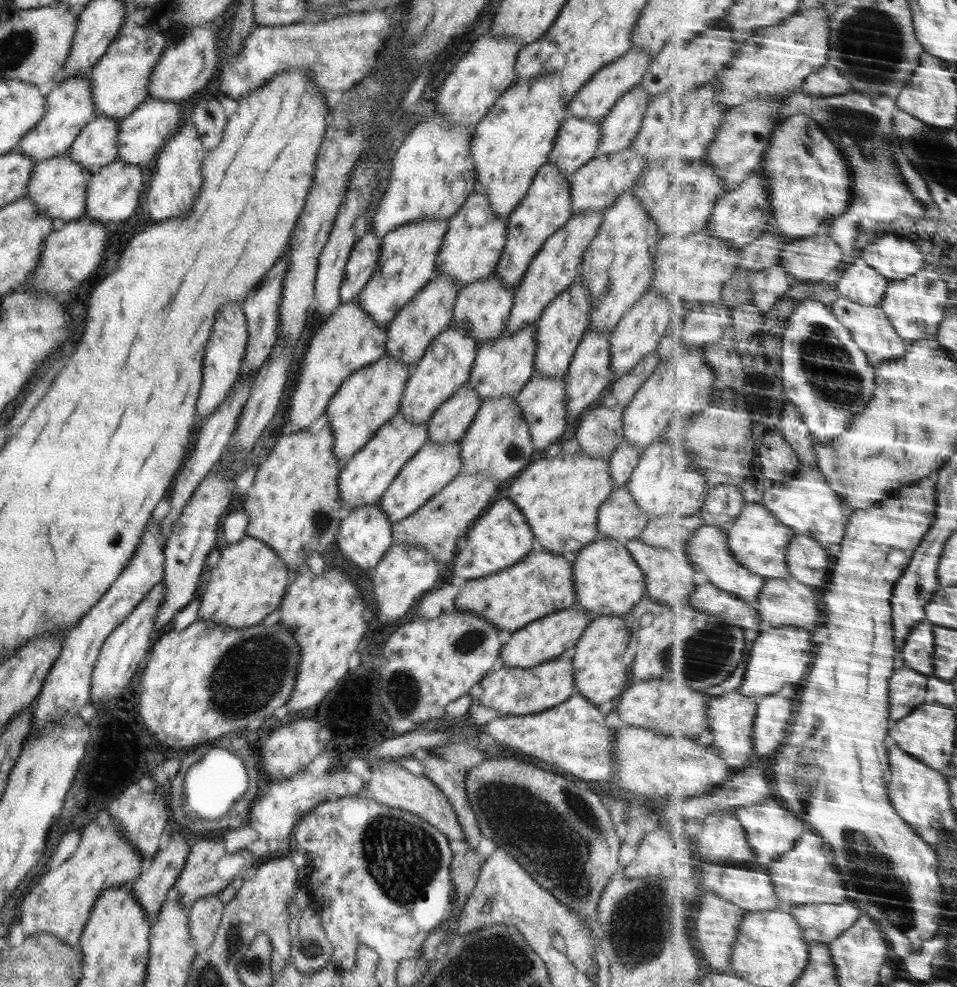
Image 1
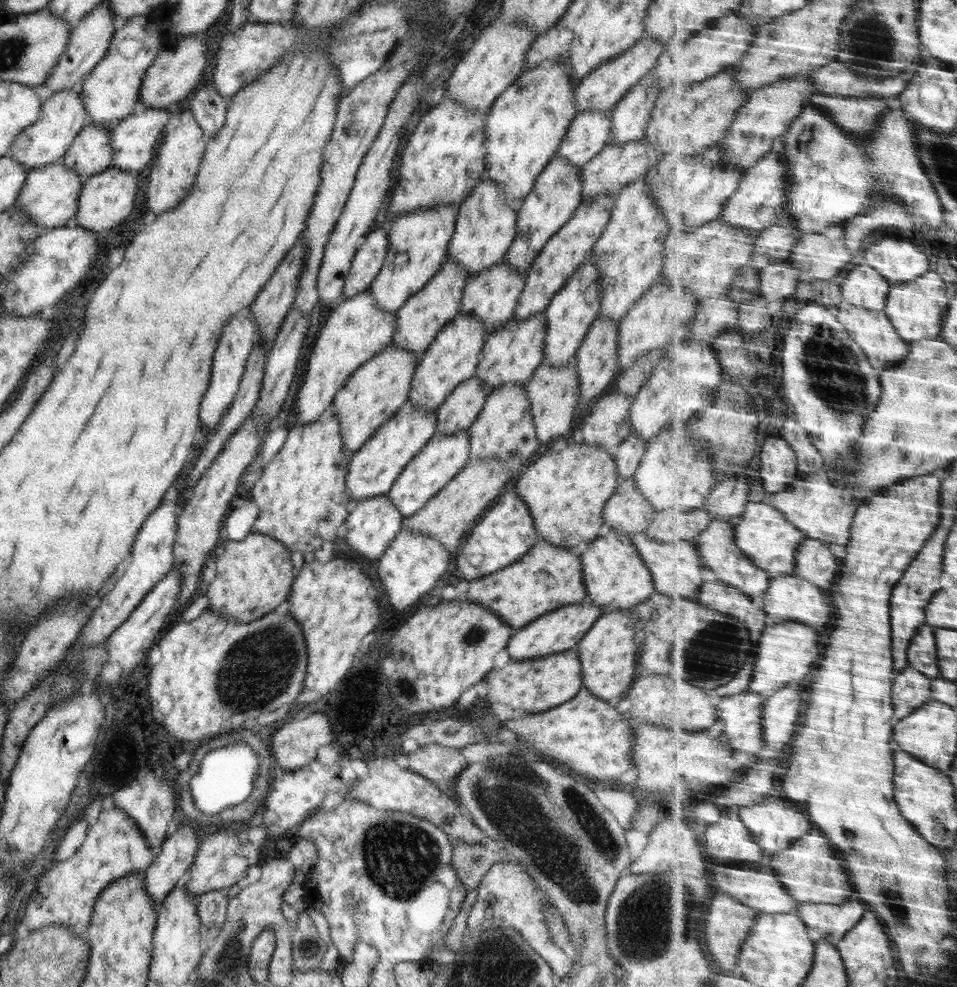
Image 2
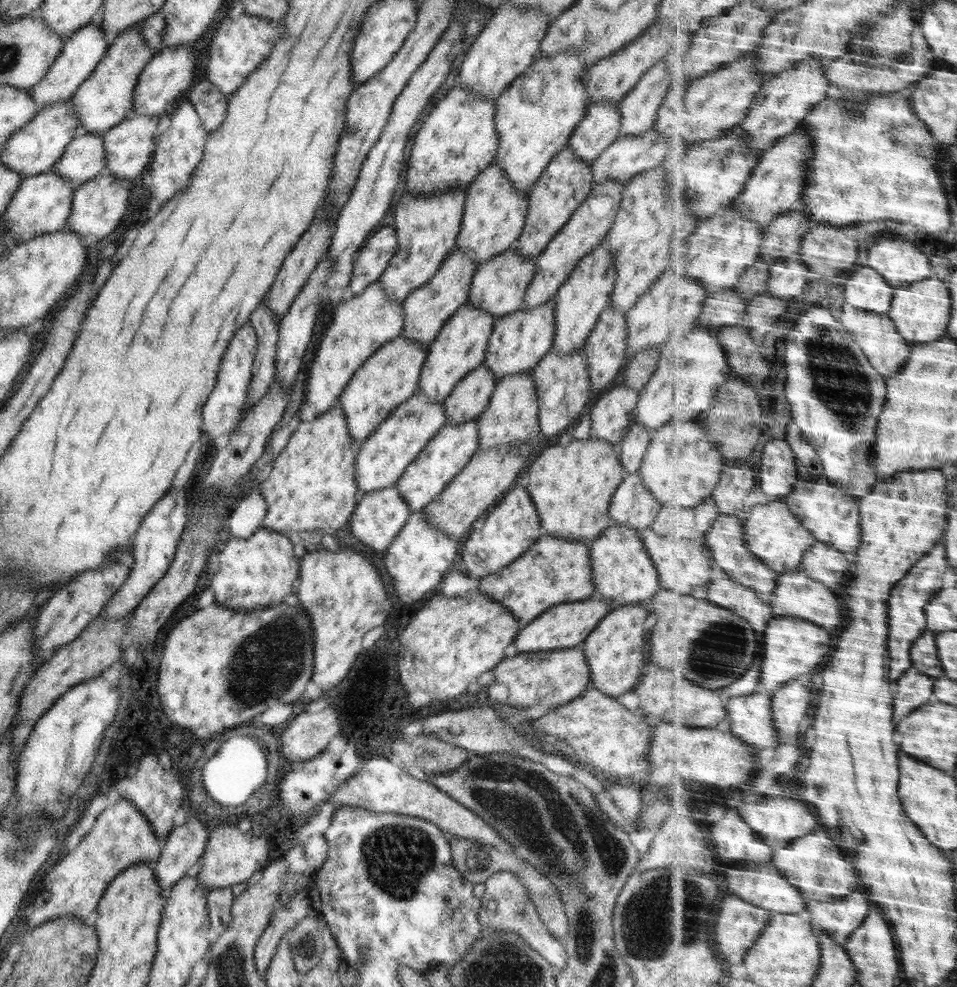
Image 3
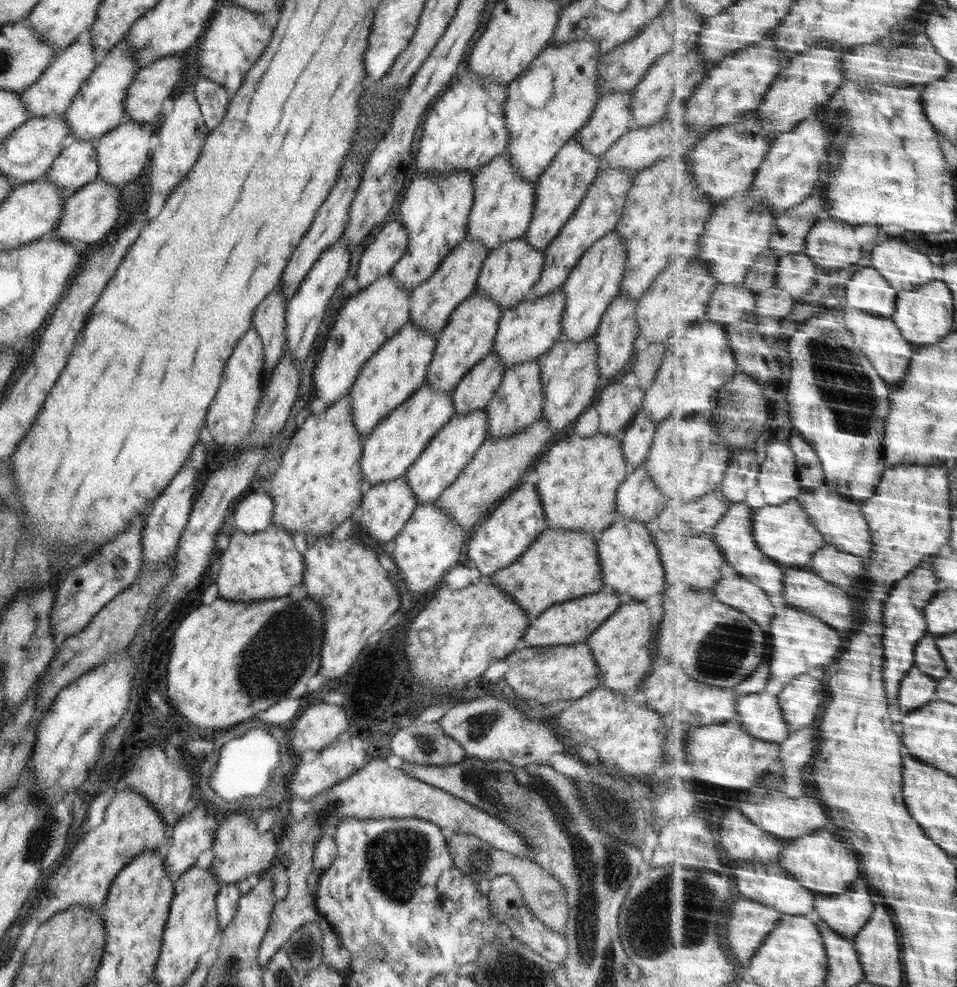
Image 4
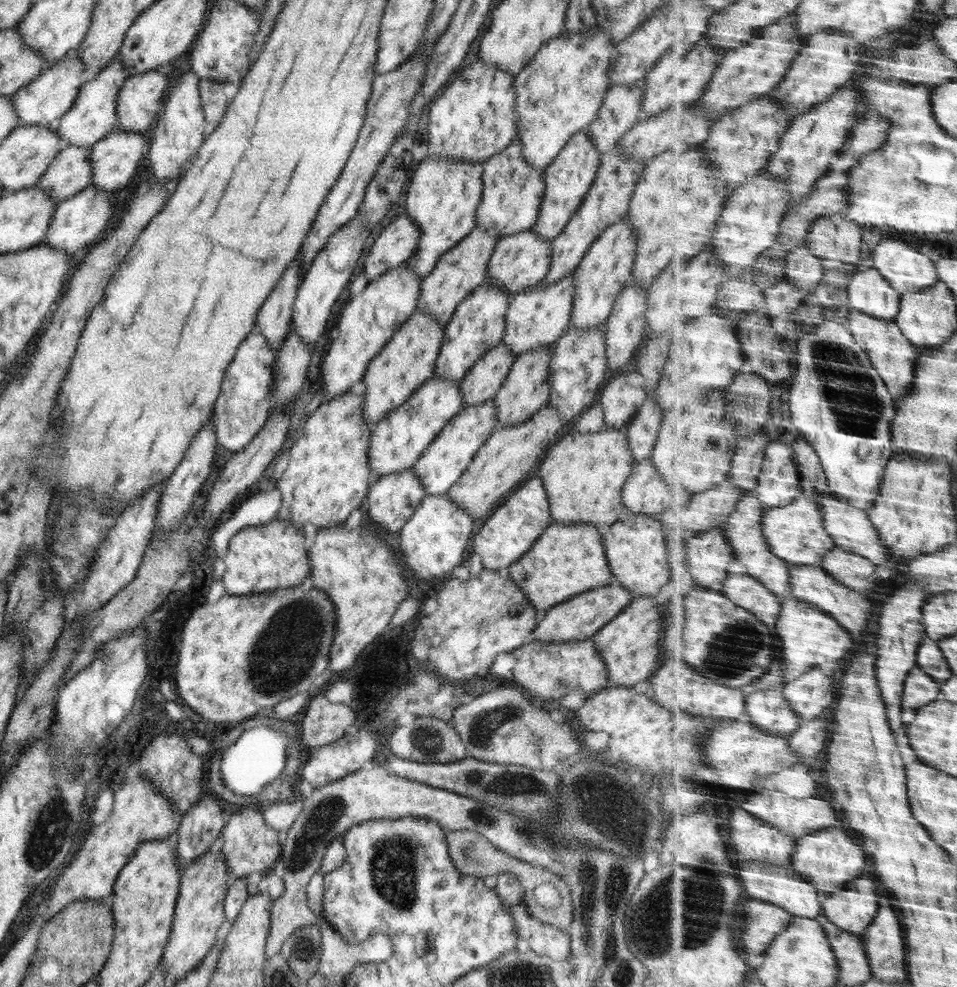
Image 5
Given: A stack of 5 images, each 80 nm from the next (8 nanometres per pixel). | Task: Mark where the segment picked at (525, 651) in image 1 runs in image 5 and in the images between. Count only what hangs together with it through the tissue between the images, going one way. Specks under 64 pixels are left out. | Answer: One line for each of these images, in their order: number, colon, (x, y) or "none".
2: (560, 630)
3: (566, 625)
4: (572, 622)
5: (579, 618)

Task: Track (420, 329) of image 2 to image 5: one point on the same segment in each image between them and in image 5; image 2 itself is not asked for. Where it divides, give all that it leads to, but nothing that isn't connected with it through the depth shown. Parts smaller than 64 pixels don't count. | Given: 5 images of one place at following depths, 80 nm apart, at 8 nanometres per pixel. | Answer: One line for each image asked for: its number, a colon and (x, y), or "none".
3: (427, 308)
4: (432, 302)
5: (460, 270)

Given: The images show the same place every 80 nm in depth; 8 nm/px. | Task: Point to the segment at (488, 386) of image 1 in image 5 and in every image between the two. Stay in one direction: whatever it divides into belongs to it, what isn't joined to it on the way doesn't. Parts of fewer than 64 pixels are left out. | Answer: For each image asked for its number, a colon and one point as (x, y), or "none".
2: (510, 354)
3: (519, 340)
4: (527, 330)
5: (538, 316)

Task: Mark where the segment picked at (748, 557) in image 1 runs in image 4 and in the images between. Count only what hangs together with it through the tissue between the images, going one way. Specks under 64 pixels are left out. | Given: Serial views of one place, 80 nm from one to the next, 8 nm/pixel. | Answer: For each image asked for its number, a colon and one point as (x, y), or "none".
2: (765, 535)
3: (777, 535)
4: (787, 533)

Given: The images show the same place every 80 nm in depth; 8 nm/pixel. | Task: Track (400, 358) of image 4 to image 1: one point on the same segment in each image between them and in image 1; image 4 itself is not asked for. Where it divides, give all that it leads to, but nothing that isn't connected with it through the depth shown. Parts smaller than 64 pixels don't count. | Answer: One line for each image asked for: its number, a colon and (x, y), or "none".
1: (367, 399)
2: (373, 393)
3: (390, 376)

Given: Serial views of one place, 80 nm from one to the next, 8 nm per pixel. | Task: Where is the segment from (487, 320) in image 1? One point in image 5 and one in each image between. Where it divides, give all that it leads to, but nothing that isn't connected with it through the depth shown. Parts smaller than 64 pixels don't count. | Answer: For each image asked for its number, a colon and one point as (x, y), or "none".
2: (492, 295)
3: (498, 286)
4: (508, 275)
5: (520, 261)

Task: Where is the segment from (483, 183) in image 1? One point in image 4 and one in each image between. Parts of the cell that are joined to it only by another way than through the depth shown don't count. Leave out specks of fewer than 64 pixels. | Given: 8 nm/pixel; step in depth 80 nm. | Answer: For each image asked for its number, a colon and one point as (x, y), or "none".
2: (525, 125)
3: (535, 115)
4: (545, 107)

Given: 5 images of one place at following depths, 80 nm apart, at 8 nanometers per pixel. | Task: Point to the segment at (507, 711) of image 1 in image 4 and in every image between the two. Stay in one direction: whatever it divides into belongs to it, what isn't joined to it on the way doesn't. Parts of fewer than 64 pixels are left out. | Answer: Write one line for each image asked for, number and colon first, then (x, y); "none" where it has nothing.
2: (537, 685)
3: (553, 677)
4: (540, 674)

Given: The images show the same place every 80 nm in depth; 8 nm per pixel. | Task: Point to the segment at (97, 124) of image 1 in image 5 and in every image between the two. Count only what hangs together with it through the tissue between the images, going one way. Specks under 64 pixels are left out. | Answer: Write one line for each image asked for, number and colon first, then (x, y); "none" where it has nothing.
2: (91, 152)
3: (84, 158)
4: (76, 166)
5: (70, 172)

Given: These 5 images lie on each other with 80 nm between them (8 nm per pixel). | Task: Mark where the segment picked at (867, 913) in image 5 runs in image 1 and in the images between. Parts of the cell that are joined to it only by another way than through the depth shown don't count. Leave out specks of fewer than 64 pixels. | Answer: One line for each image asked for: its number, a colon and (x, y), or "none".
1: (826, 923)
2: (832, 922)
3: (843, 918)
4: (849, 913)

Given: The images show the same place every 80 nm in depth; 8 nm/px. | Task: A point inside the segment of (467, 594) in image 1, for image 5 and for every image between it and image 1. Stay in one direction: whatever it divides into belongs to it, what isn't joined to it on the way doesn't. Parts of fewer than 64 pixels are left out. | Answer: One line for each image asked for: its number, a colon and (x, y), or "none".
2: (547, 577)
3: (553, 571)
4: (558, 567)
5: (566, 560)

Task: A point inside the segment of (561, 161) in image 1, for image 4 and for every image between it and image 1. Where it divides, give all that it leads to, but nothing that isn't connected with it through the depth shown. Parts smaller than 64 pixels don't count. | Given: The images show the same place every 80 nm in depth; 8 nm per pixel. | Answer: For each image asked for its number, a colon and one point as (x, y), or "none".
2: (590, 132)
3: (602, 125)
4: (612, 118)

